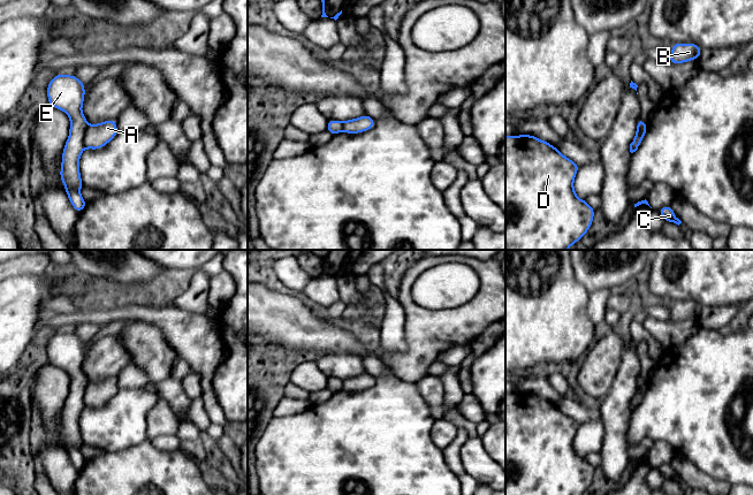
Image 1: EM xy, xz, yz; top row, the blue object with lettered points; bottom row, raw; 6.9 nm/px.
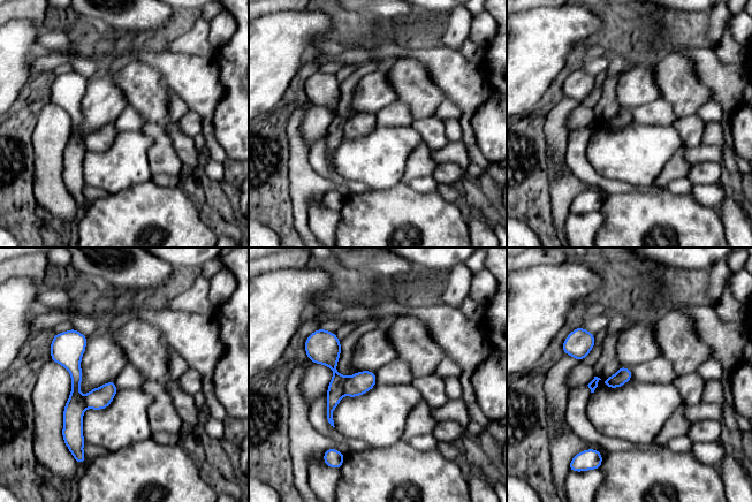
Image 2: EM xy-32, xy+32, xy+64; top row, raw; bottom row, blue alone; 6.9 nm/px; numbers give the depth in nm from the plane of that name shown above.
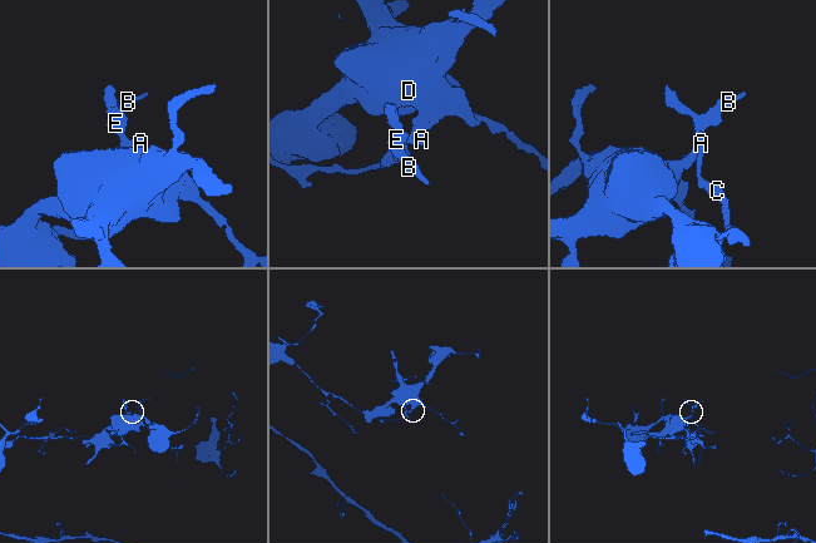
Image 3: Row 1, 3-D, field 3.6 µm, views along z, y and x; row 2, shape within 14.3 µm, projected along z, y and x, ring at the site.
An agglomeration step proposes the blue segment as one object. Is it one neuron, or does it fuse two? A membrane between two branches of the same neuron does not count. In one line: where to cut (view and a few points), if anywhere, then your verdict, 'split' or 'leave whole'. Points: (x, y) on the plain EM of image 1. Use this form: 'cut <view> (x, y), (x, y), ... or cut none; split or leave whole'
cut xy (89, 383), (84, 390), (83, 404); split

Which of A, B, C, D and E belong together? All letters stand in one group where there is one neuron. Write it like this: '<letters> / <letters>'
A D / B C E

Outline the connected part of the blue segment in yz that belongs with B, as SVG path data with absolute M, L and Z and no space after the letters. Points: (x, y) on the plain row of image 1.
M678 300L671 303L669 321L678 322L691 318L698 318L702 306L692 300Z

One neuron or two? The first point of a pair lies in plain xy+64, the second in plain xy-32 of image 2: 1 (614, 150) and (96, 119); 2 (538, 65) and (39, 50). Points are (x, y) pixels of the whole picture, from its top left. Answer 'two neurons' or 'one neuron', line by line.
1: two neurons
2: two neurons

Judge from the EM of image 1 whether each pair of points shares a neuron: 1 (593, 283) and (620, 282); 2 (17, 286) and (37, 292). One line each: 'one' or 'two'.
1: one
2: one

